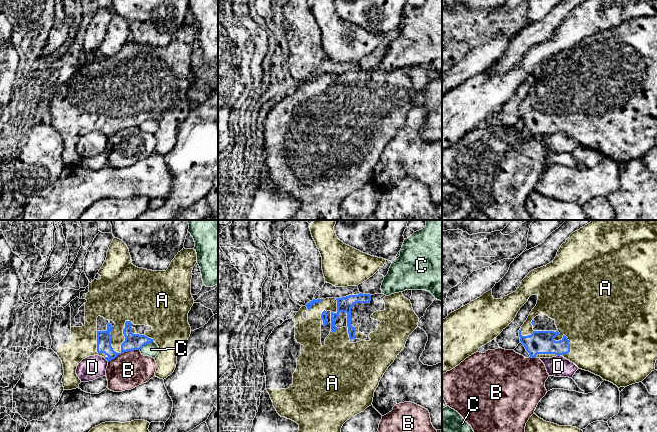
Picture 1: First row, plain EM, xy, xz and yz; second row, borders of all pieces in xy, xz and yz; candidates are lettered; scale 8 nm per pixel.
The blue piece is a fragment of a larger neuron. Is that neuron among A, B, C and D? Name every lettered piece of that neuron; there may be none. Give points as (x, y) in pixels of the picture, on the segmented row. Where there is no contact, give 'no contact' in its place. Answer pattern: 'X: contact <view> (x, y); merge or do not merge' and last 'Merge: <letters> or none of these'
A: contact xy (124, 335); merge
B: contact xy (123, 352); do not merge
C: contact xy (146, 343); do not merge
D: contact xy (106, 359); do not merge
Merge: A

